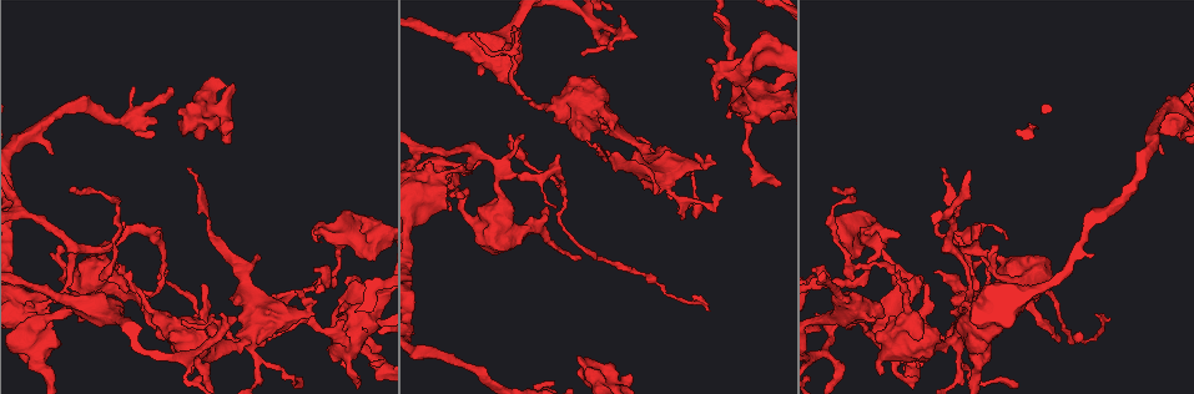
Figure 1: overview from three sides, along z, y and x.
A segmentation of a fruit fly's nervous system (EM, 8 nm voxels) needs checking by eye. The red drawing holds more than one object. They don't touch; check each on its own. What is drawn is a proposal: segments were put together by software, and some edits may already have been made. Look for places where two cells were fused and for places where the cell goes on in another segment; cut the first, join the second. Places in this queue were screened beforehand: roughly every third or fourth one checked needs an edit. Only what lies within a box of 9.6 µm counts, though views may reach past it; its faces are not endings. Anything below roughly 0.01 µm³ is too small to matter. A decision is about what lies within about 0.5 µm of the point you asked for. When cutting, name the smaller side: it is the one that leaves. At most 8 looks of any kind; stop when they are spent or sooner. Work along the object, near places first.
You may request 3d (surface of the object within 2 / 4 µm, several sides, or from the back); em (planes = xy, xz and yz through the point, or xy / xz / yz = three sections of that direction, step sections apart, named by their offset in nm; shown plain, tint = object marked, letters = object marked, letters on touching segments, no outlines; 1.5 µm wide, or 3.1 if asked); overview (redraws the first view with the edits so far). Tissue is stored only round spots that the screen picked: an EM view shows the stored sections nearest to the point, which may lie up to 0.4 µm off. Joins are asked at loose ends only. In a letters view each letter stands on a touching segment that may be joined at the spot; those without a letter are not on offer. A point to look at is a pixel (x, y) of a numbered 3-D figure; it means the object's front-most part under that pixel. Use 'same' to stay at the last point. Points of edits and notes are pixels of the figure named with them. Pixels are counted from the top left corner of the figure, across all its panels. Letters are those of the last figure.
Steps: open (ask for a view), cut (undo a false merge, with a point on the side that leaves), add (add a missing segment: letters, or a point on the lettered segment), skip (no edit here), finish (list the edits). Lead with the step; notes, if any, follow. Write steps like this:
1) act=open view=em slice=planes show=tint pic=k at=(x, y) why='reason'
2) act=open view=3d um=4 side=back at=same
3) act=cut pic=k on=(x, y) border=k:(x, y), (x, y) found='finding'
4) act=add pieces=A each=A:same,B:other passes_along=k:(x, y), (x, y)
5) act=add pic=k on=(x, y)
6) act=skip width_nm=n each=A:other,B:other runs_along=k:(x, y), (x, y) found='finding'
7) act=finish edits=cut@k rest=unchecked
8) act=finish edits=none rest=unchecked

act=open view=em slice=xz step=8 show=letters pic=1 at=(293, 379) why='abrupt turn'

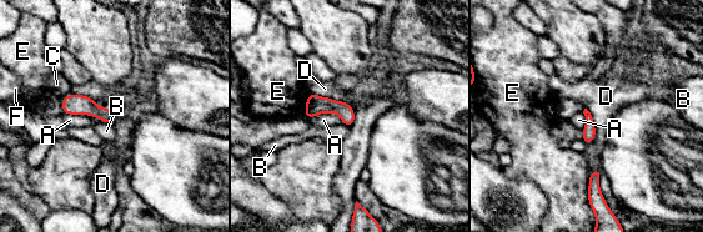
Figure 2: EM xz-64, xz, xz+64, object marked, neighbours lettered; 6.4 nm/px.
act=skip each=A:other,B:other,C:other,D:other,E:other,F:other border=2:(586, 107), (594, 127), (588, 146) found='all the same cell'

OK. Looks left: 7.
act=open view=em slice=planes show=letters pic=1 at=(676, 197)

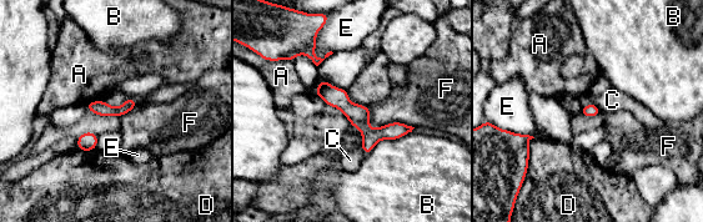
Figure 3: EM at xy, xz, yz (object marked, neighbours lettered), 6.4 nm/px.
act=skip each=A:other,B:other,C:other,D:other,E:other,F:other found='continuous, no second cell'

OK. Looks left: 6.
act=open view=em slice=planes show=letters pic=1 at=(936, 340) why='an open end'

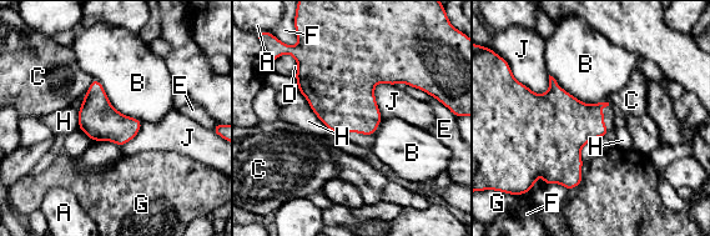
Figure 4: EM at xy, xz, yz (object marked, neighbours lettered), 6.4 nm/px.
act=skip width_nm=240 each=A:other,B:other,C:other,D:other,E:other,F:other,G:other,H:other,J:other border=4:(94, 78), (115, 109), (142, 121) found='no lettered segment goes on from it'

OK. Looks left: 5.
act=finish edits=none rest=unchecked

